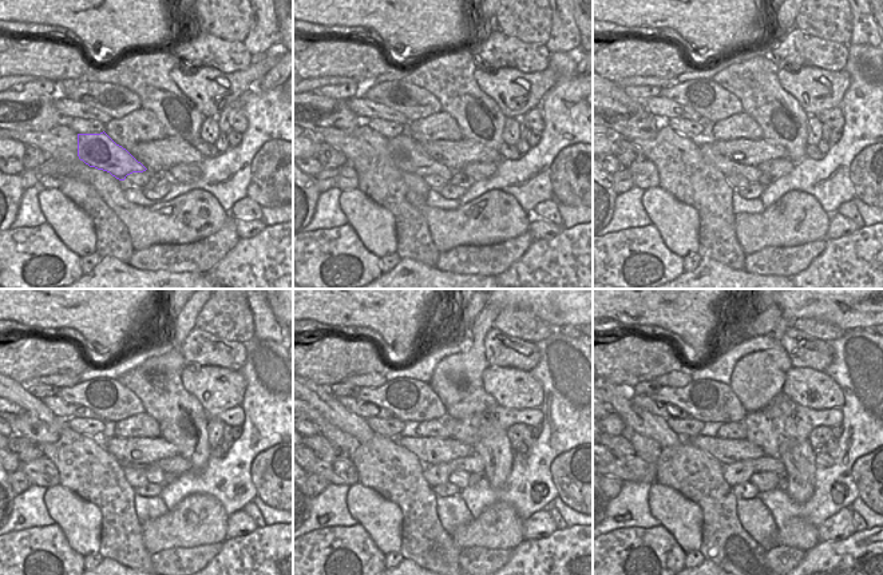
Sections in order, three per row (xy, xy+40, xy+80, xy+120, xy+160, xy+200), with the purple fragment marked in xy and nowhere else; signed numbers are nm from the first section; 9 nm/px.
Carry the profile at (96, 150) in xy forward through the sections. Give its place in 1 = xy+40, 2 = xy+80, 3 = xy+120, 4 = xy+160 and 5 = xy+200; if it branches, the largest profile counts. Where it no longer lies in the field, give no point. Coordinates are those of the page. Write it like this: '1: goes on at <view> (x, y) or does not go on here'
1: goes on at xy+40 (407, 155)
2: goes on at xy+80 (728, 167)
3: goes on at xy+120 (154, 475)
4: goes on at xy+160 (460, 478)
5: goes on at xy+200 (764, 482)

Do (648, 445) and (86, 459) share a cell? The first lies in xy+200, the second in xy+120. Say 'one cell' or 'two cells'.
two cells

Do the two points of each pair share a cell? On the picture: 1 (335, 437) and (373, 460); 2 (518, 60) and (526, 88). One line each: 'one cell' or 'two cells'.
1: two cells
2: two cells

